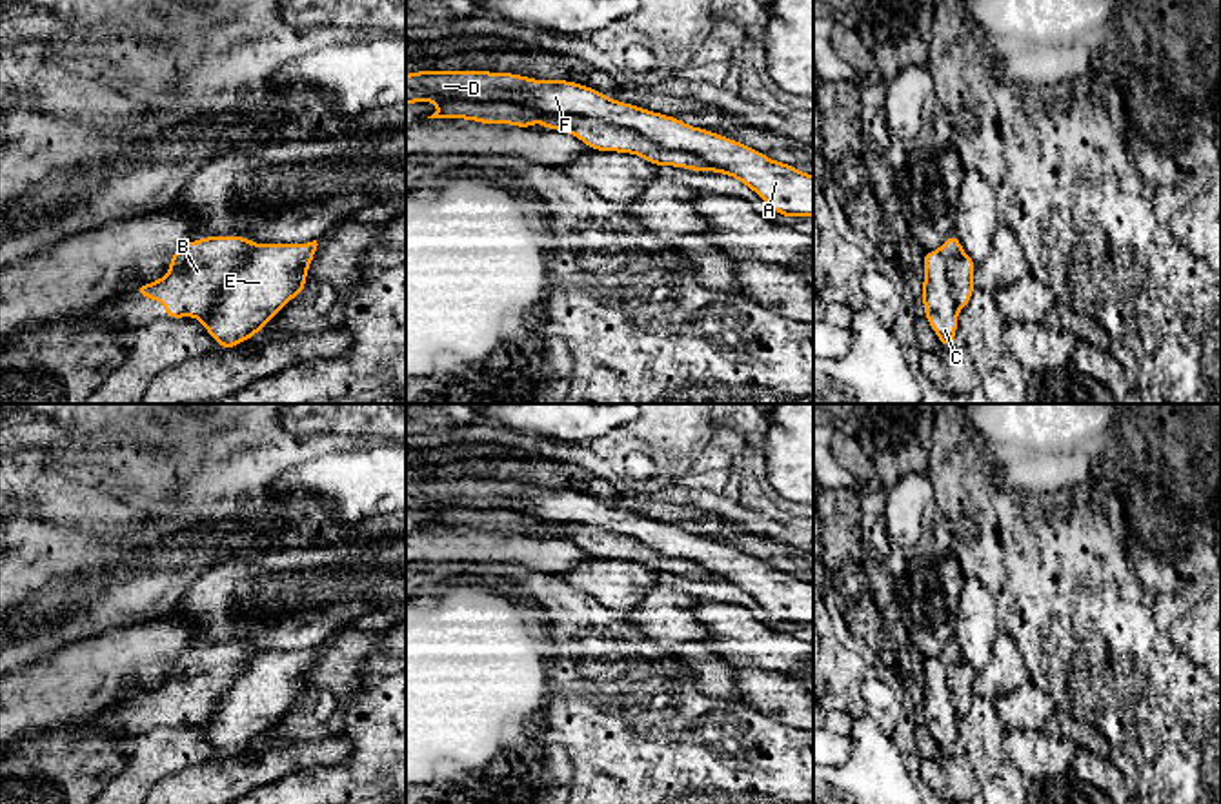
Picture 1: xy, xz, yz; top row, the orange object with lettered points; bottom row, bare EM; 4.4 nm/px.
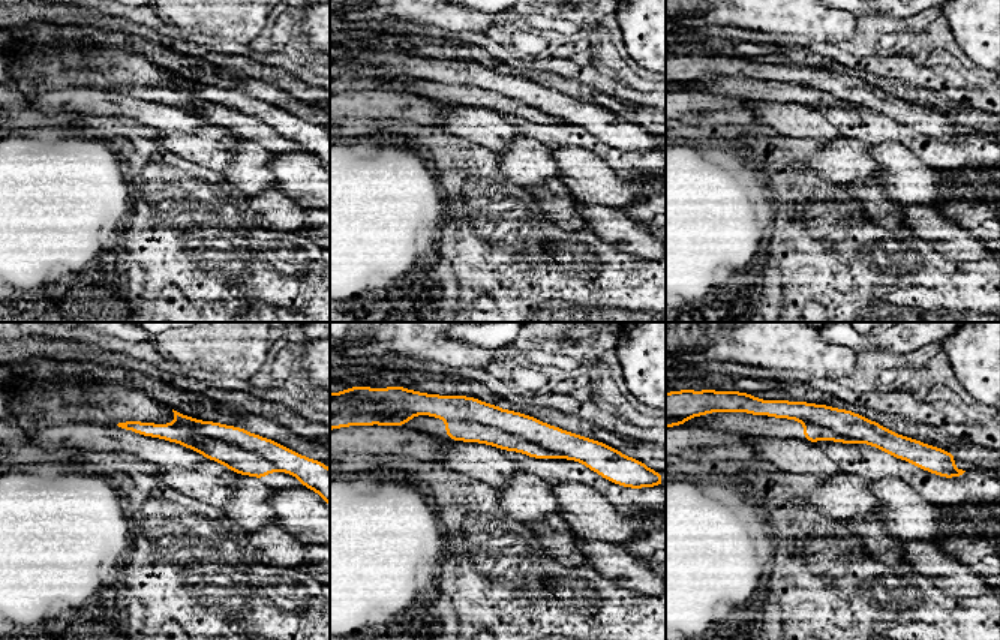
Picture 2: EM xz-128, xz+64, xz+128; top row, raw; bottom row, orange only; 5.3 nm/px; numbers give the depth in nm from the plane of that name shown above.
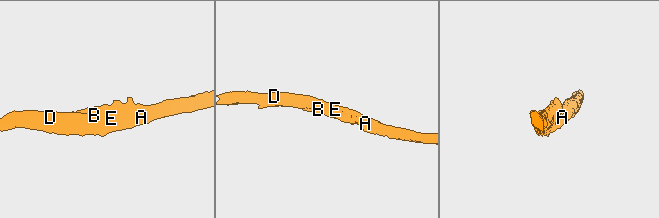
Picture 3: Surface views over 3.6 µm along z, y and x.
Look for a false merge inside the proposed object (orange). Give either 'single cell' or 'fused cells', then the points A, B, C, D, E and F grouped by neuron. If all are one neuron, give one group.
fused cells; A C D E F / B

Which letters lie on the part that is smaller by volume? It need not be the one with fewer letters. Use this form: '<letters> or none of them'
B

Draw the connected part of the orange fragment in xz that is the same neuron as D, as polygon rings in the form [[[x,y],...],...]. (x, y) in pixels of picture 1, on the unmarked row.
[[[428,477],[406,482],[406,511],[415,509],[510,509],[544,522],[590,524],[631,537],[668,557],[695,560],[702,569],[753,597],[786,626],[813,624],[813,582],[713,538],[611,508],[575,489],[533,487],[513,480]]]

